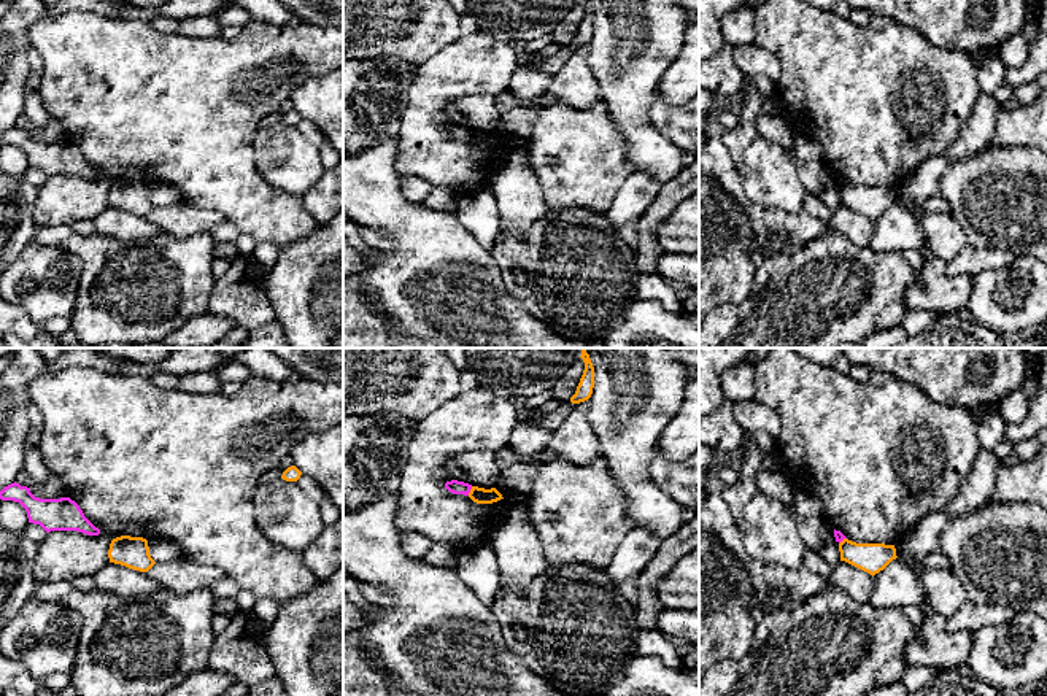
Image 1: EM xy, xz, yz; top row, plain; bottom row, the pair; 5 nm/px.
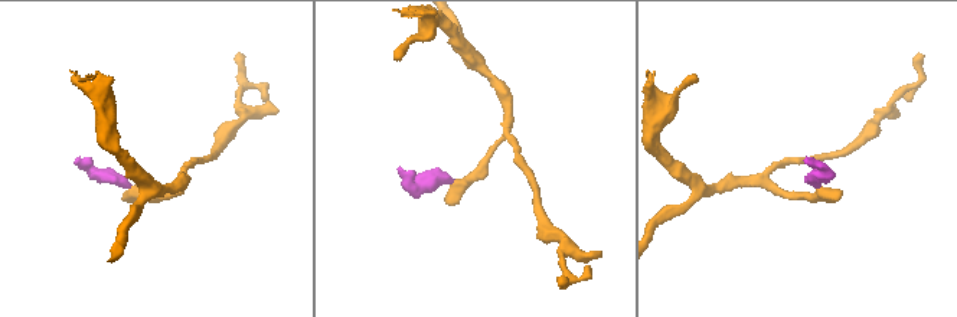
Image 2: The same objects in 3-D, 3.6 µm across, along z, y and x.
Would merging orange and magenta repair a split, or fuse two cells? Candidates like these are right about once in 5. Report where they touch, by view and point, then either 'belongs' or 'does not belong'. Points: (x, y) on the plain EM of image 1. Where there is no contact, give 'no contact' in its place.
meets orange in xz at (471, 135); does not belong

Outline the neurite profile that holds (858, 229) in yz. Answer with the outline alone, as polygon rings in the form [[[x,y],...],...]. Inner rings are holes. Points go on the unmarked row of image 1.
[[[839,205],[828,224],[829,230],[842,234],[855,246],[869,246],[874,221],[845,205]]]

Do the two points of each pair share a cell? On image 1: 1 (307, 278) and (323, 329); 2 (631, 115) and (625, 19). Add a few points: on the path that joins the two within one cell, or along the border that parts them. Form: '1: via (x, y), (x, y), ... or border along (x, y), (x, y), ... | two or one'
1: via (315, 291), (315, 317) | one
2: via (628, 91), (628, 43) | one

